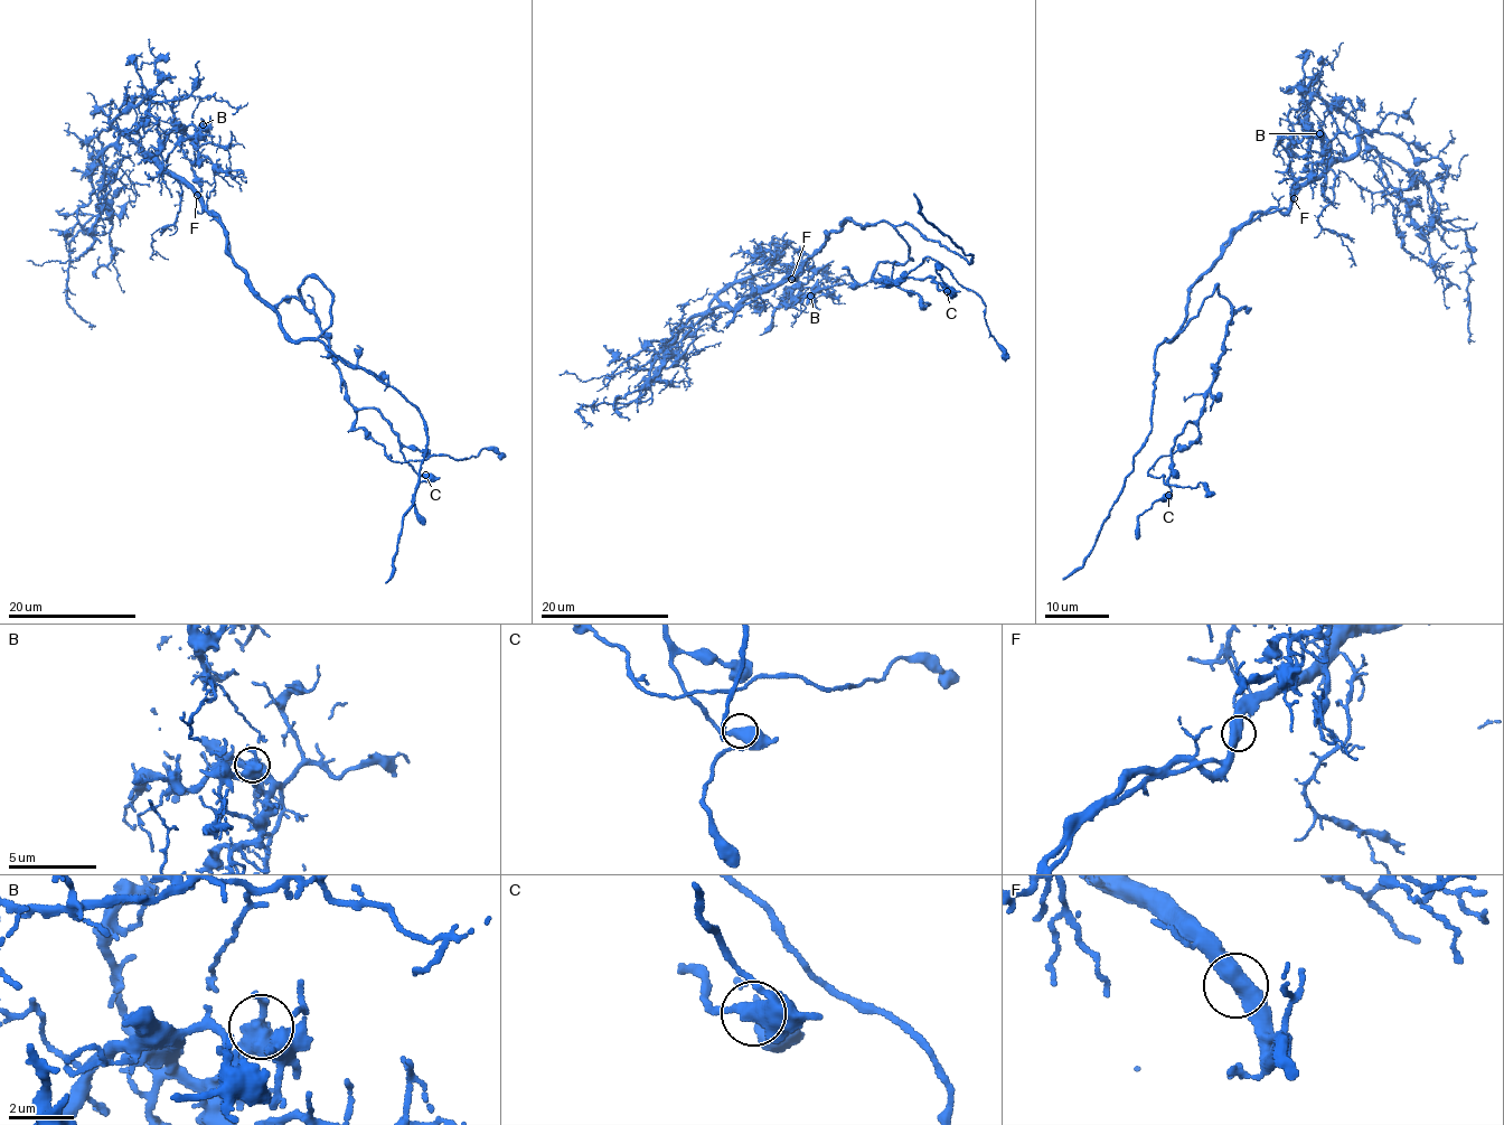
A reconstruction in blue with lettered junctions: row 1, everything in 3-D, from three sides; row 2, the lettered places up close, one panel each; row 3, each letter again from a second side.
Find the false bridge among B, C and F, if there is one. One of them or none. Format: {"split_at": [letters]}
{"split_at": []}

